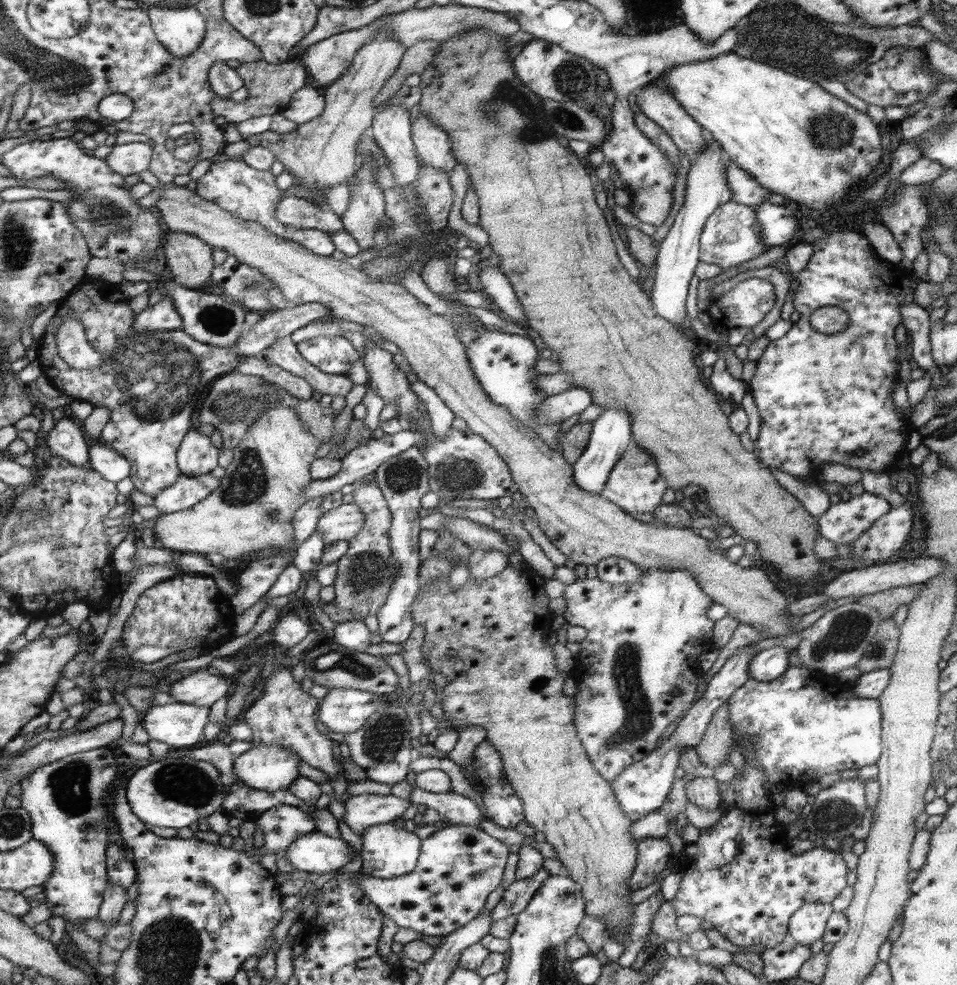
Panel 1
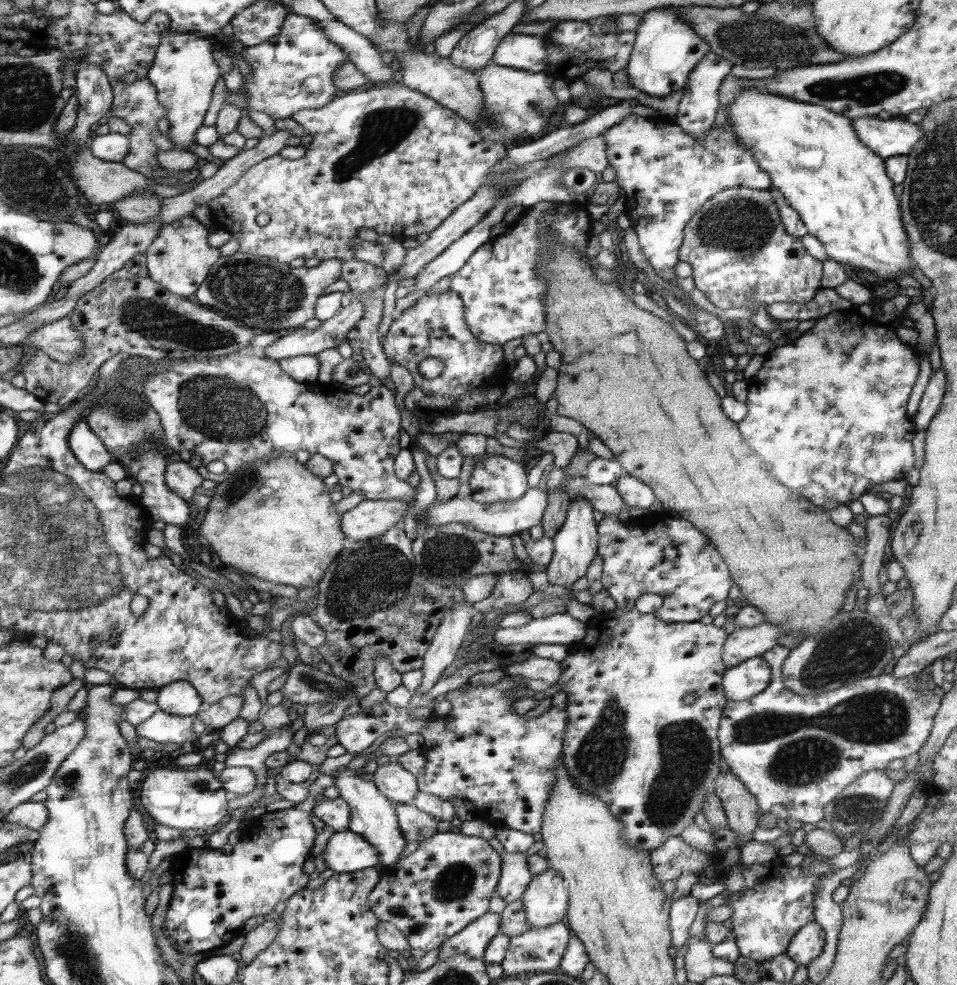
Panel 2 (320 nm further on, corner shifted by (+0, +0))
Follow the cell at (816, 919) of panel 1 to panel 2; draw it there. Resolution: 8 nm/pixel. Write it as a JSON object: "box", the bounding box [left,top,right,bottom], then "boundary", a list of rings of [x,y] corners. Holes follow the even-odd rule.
{"box":[785,922,826,966],"boundary":[[[809,922],[794,935],[785,954],[796,964],[807,966],[822,954],[826,942],[825,932],[816,922]]]}

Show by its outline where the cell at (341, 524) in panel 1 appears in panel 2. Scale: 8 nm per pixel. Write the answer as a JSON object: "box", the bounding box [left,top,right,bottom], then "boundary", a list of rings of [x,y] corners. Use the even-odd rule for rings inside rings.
{"box":[341,498,409,542],"boundary":[[[365,498],[360,501],[358,506],[341,514],[342,530],[344,530],[346,537],[350,537],[352,540],[367,542],[370,538],[382,536],[396,526],[402,526],[402,520],[407,514],[407,508],[409,508],[409,502],[404,499],[385,501],[368,500]]]}

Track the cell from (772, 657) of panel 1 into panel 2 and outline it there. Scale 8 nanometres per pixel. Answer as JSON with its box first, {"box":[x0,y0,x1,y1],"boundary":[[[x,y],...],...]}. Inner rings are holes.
{"box":[724,657,771,701],"boundary":[[[760,657],[750,658],[725,671],[724,690],[729,701],[748,700],[770,685],[771,671]]]}

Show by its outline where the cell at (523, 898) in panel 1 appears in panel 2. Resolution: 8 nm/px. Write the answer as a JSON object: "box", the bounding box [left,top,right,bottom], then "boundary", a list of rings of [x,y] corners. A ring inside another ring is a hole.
{"box":[437,913,501,960],"boundary":[[[486,913],[461,933],[450,937],[439,948],[437,960],[445,960],[455,954],[467,954],[470,958],[483,960],[490,941],[499,933],[501,918],[499,914]]]}

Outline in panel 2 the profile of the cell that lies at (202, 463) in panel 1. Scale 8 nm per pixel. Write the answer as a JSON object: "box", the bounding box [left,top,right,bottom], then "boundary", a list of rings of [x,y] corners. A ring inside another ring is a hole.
{"box":[165,461,203,505],"boundary":[[[188,461],[169,463],[165,470],[166,486],[191,505],[194,494],[197,494],[194,489],[201,486],[203,479],[197,468],[192,467]]]}

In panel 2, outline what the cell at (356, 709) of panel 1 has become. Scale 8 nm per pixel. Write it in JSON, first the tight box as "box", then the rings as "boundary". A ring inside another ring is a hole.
{"box":[334,702,434,754],"boundary":[[[388,702],[374,706],[370,710],[362,709],[360,714],[342,717],[334,726],[338,744],[346,748],[348,754],[360,754],[368,750],[374,740],[392,730],[400,728],[401,733],[406,735],[416,734],[423,730],[425,724],[434,716],[434,712],[428,717],[412,719],[409,715],[410,708],[397,708]]]}

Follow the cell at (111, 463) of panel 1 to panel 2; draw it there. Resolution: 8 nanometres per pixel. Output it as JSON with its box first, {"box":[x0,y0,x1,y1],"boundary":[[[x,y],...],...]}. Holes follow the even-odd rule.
{"box":[69,420,115,472],"boundary":[[[85,420],[76,422],[76,425],[69,434],[70,450],[85,467],[102,472],[103,467],[115,459]]]}

